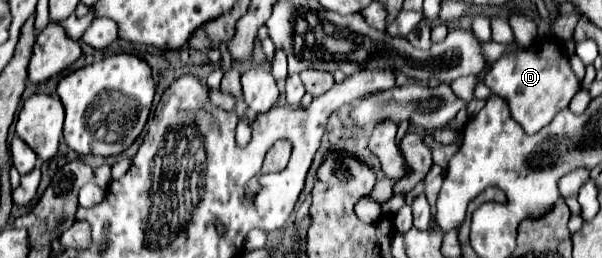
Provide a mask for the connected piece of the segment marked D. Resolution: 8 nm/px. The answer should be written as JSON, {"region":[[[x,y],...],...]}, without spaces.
{"region":[[[545,40],[531,48],[511,50],[495,60],[487,70],[483,70],[479,78],[483,78],[485,86],[493,94],[501,96],[509,104],[511,116],[523,126],[527,134],[535,134],[545,124],[549,124],[559,110],[569,106],[571,98],[581,88],[581,80],[573,74],[569,58],[563,54],[563,44],[555,40]]]}

